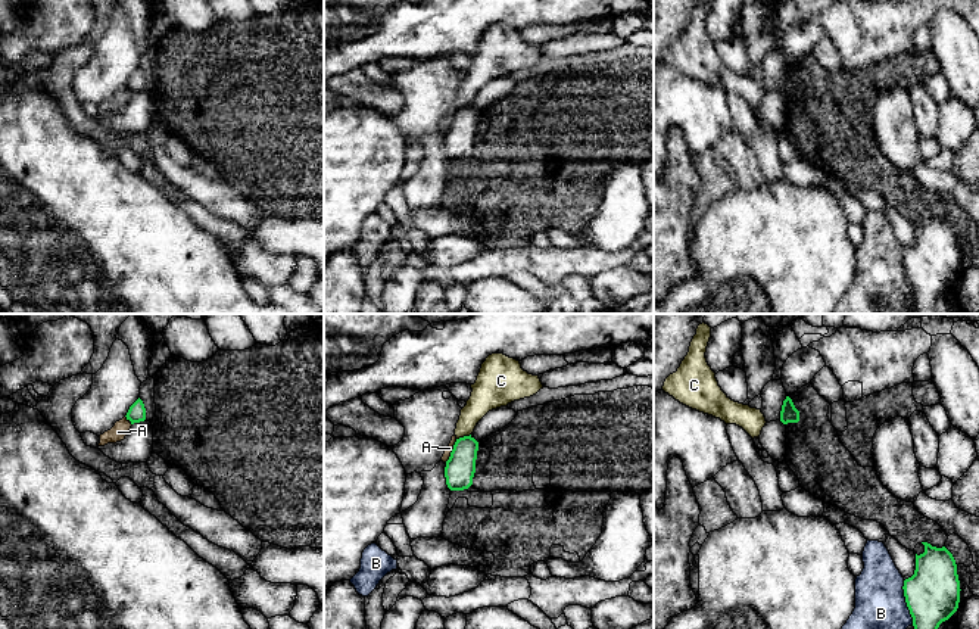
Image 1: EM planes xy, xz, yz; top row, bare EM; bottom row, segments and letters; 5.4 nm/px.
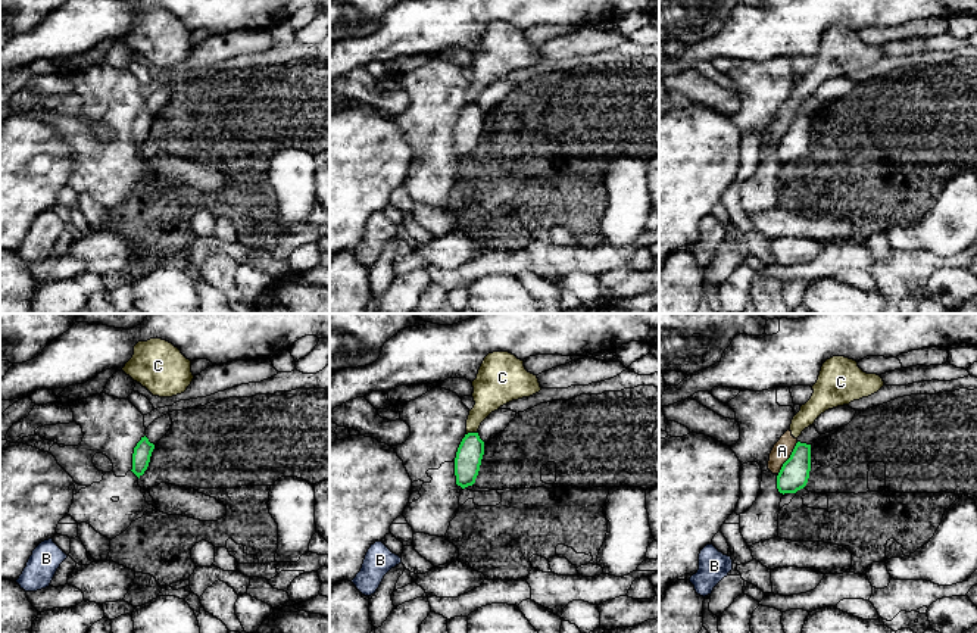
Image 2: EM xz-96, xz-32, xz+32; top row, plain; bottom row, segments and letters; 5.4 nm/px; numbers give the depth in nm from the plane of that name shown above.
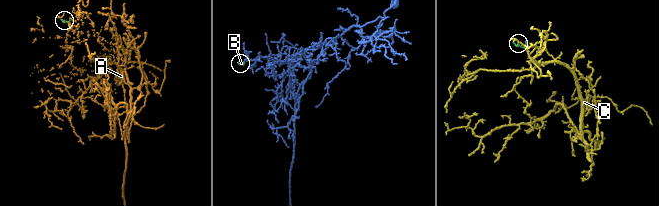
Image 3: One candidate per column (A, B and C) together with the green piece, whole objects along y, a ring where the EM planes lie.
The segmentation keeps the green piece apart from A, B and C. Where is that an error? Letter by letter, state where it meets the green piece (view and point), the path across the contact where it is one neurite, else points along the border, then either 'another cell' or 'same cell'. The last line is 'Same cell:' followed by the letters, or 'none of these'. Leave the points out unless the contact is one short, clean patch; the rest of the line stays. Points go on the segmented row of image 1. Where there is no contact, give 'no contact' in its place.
A: xz (452, 451) | another cell
B: yz (906, 601) | another cell
C: xz (464, 436) | along xz (470, 433), (457, 439) | another cell
Same cell: none of these

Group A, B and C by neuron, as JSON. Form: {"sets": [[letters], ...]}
{"sets": [["A", "C"], ["B"]]}

